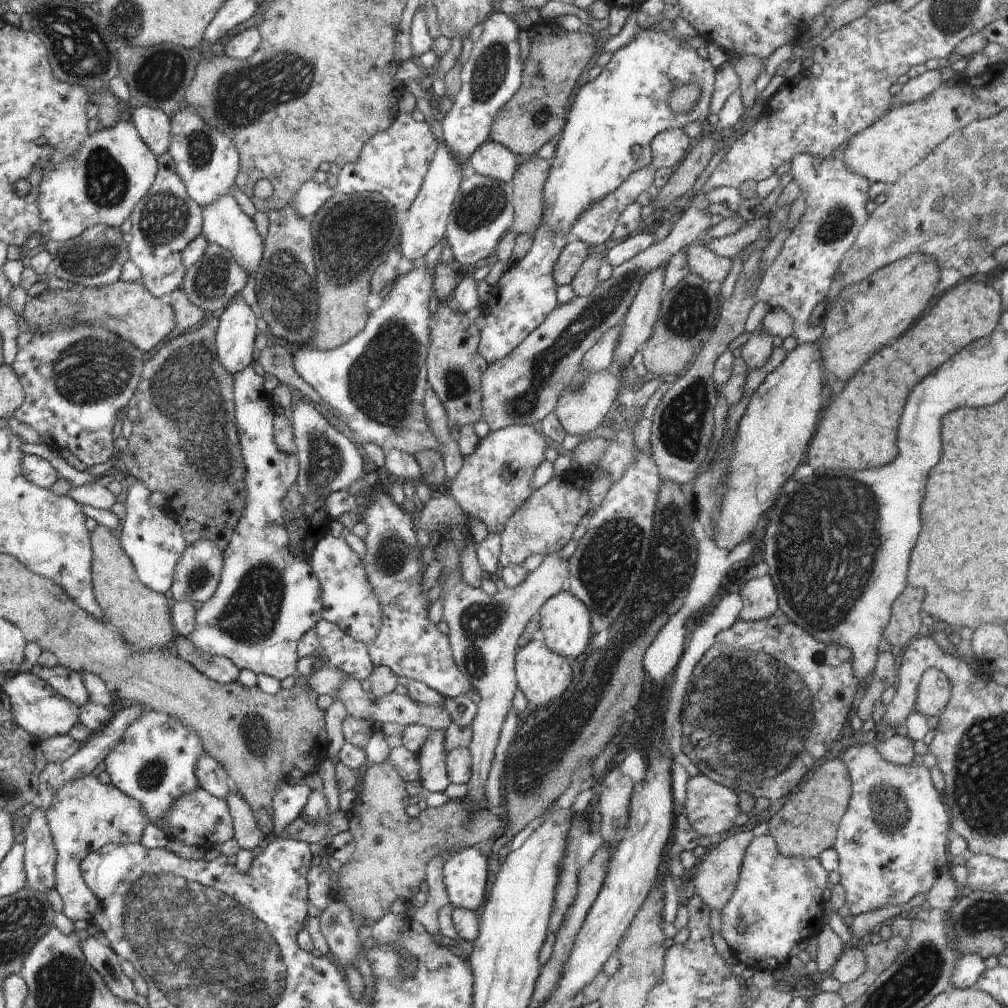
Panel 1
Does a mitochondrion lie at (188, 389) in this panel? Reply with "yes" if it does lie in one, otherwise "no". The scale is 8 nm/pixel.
yes

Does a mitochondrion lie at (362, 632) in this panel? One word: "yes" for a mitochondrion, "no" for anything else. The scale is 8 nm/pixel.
no

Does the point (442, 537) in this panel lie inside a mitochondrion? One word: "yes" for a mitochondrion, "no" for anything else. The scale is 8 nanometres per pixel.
no

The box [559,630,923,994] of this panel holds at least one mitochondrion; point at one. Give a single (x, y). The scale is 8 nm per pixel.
(742, 723)

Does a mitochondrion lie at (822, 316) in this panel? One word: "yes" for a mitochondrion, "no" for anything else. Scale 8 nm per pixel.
no

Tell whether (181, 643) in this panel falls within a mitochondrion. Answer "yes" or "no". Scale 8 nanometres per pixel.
no

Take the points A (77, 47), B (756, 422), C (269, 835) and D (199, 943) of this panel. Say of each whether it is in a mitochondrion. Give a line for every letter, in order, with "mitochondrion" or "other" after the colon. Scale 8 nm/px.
A: mitochondrion
B: other
C: other
D: mitochondrion

